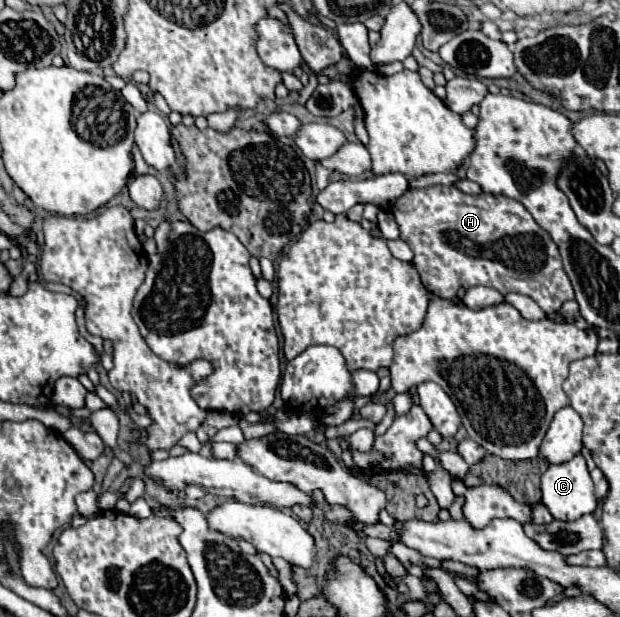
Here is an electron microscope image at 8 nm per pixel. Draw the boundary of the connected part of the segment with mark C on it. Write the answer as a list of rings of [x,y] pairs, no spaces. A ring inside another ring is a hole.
[[[576,454],[572,460],[564,464],[550,466],[542,474],[542,504],[550,510],[550,514],[556,520],[564,520],[564,522],[574,522],[576,518],[584,514],[592,514],[596,510],[598,502],[594,496],[594,484],[592,484],[592,478],[588,474],[582,454]]]

